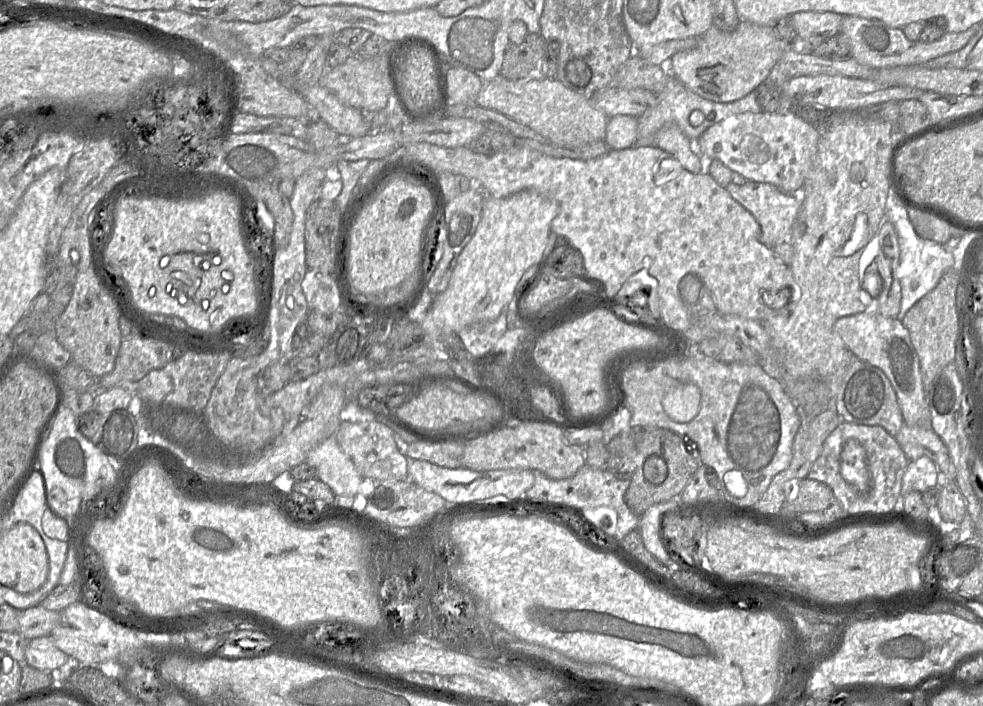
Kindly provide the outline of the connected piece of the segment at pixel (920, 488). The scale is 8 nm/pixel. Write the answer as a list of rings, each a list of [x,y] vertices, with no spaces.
[[[928,457],[910,461],[902,479],[902,496],[912,491],[923,493],[935,487],[938,473],[938,467]]]

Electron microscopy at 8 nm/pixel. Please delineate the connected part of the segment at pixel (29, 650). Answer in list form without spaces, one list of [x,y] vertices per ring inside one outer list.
[[[43,636],[28,640],[25,649],[25,662],[38,670],[52,671],[60,668],[69,660],[50,638]]]

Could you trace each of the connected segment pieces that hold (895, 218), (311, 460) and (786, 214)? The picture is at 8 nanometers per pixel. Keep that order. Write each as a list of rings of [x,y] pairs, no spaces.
[[[895,194],[895,205],[886,211],[886,218],[896,228],[900,245],[900,263],[898,277],[901,285],[901,303],[897,318],[902,321],[907,311],[923,296],[932,291],[945,272],[954,266],[953,254],[944,245],[920,237],[908,215],[908,208],[902,204]]]
[[[331,436],[307,455],[305,462],[316,469],[316,478],[327,484],[335,495],[356,496],[363,489],[363,477],[351,458],[341,449],[335,436]]]
[[[754,181],[746,183],[730,183],[726,187],[730,195],[756,219],[761,227],[761,240],[771,249],[782,243],[789,243],[793,223],[795,222],[800,207],[800,198],[787,194],[778,187]]]

